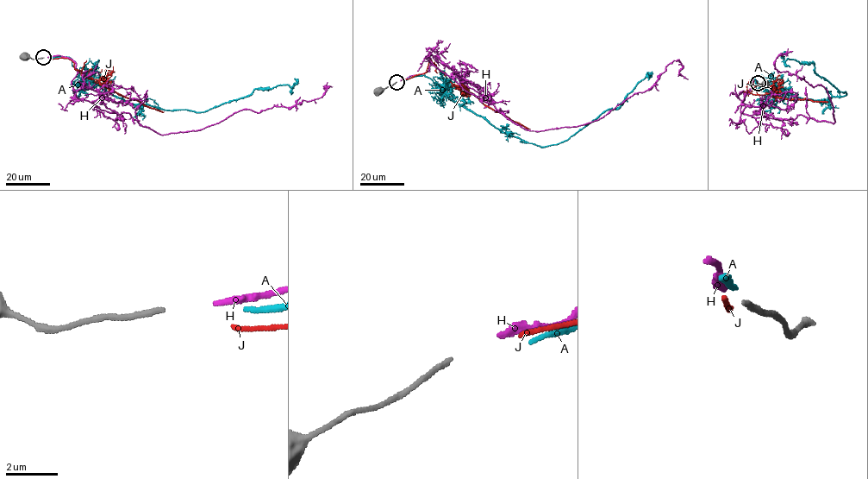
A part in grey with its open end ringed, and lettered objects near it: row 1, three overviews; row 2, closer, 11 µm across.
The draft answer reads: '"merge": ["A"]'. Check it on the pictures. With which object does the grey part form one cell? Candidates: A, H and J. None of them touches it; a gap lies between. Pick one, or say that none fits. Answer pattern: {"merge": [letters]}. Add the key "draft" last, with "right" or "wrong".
{"merge": ["H"], "draft": "wrong"}

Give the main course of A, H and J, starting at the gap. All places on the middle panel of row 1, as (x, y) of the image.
A: (403, 81), (425, 76), (505, 133), (546, 147), (617, 109), (648, 77)
H: (400, 80), (427, 71), (427, 55), (509, 119), (544, 130), (602, 118), (648, 90), (674, 60), (687, 79)
J: (402, 80), (426, 72), (430, 59), (452, 83), (530, 129)

